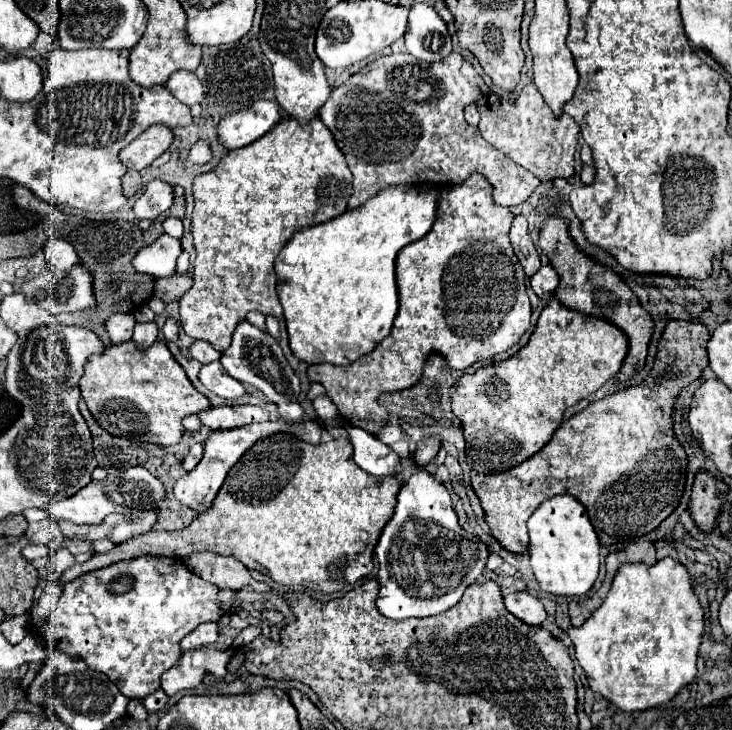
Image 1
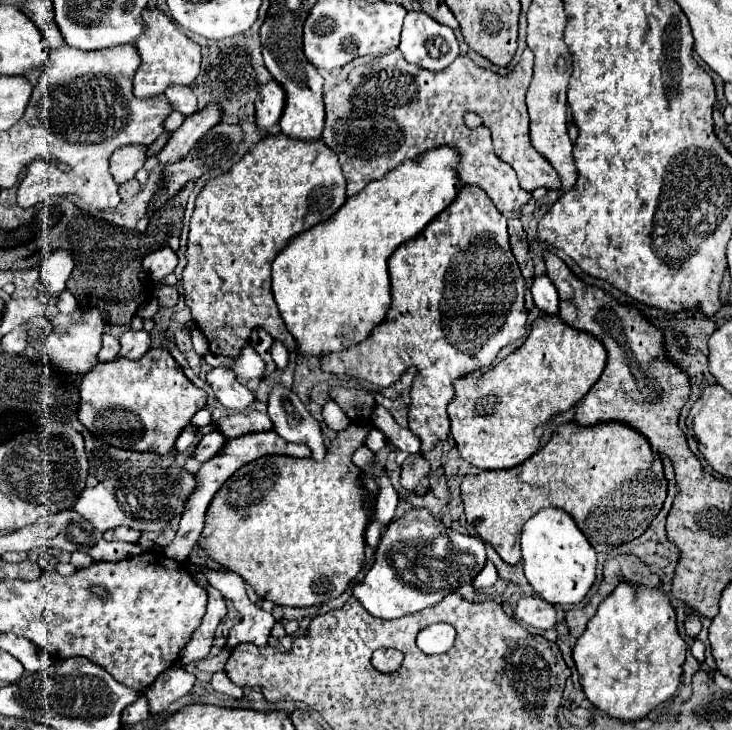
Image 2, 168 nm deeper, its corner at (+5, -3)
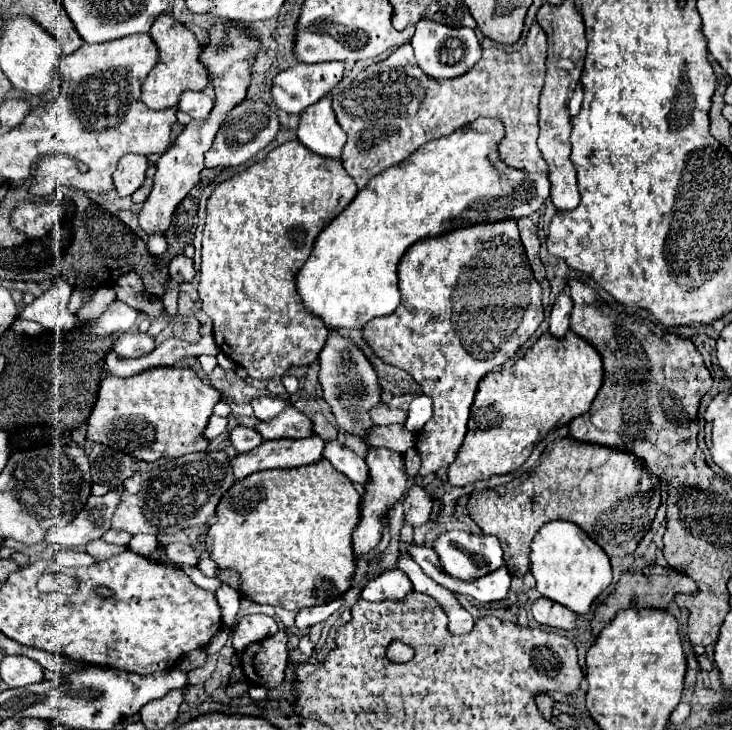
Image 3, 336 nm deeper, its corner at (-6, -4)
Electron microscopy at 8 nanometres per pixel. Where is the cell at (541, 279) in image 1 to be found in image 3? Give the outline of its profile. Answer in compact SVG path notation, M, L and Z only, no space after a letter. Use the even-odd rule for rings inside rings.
M560 292L556 296L556 302L554 302L554 308L552 308L552 316L550 316L550 332L558 338L562 338L568 330L568 320L570 320L570 314L572 314L572 298L566 294L566 292Z

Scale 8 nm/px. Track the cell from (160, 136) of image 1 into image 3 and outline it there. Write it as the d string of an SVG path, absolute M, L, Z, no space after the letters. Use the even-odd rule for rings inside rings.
M140 154L122 156L120 164L112 176L118 194L120 196L132 196L144 184L146 170L148 170L146 156L140 156Z

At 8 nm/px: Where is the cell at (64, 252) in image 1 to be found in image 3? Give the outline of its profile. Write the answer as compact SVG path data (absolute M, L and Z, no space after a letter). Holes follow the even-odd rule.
M56 276L50 290L36 298L32 304L24 306L20 312L20 320L32 320L40 326L54 332L68 332L76 326L76 316L70 314L68 302L72 296L72 286L68 286L64 276Z

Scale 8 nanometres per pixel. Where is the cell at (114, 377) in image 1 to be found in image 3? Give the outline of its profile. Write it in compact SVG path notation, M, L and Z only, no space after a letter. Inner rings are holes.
M154 366L128 378L108 374L100 382L98 398L88 418L88 438L146 462L204 452L208 442L202 438L202 432L208 424L208 418L212 416L216 402L220 402L220 392L212 386L206 386L190 366Z

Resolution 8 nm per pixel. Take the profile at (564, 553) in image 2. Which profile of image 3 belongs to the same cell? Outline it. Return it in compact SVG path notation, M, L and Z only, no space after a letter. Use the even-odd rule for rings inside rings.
M566 520L546 522L536 532L530 552L530 570L542 596L560 602L576 614L588 614L594 598L612 582L610 558L606 552L592 542L582 528Z

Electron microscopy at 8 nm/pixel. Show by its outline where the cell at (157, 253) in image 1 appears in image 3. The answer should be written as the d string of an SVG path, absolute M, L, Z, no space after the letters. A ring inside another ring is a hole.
M174 256L170 260L170 278L176 280L176 282L190 282L194 278L194 262L186 256Z

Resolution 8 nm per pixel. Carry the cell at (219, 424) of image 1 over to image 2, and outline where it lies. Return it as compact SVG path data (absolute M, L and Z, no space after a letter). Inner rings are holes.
M249 409L249 411L233 413L233 415L227 415L227 417L219 419L217 427L223 435L233 439L233 437L241 437L241 435L247 435L247 433L269 431L269 429L273 429L273 423L269 421L267 413Z

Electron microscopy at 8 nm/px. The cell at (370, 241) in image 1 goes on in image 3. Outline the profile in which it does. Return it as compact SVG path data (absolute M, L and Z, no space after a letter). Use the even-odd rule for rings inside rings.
M478 118L476 122L472 122L470 126L464 126L460 130L456 130L454 134L450 134L448 138L438 138L438 140L432 140L428 144L422 146L422 150L416 150L412 154L410 160L398 164L398 166L392 166L388 170L384 170L384 174L378 174L376 178L372 178L372 182L362 188L354 202L340 214L336 216L322 232L320 236L316 238L314 242L314 248L310 252L310 258L308 262L296 272L296 292L298 296L302 298L302 306L316 318L320 318L324 322L324 326L328 328L334 328L334 330L362 330L372 318L380 318L380 316L386 316L386 314L392 314L398 304L400 304L400 290L398 290L398 262L402 258L402 254L408 250L408 246L412 246L414 242L418 240L424 240L428 236L442 236L450 230L456 230L456 228L464 228L468 224L480 224L480 222L498 222L498 220L508 220L508 218L522 218L522 216L530 216L532 212L540 210L544 206L544 202L550 198L550 182L546 176L542 174L524 174L524 172L518 172L518 170L512 170L508 166L504 166L500 160L498 160L498 154L496 154L496 144L500 142L500 138L504 136L504 126L500 120L496 118Z

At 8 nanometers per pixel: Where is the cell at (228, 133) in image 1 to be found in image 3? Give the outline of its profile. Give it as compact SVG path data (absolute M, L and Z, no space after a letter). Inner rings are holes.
M296 64L280 72L270 88L272 100L278 110L286 114L300 114L310 104L326 96L342 80L344 64Z

